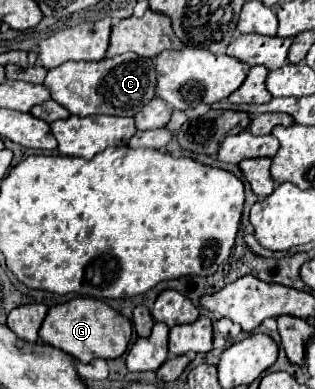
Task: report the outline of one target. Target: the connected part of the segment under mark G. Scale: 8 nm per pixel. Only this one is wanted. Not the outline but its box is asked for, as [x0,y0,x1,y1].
[40,296,132,362]

